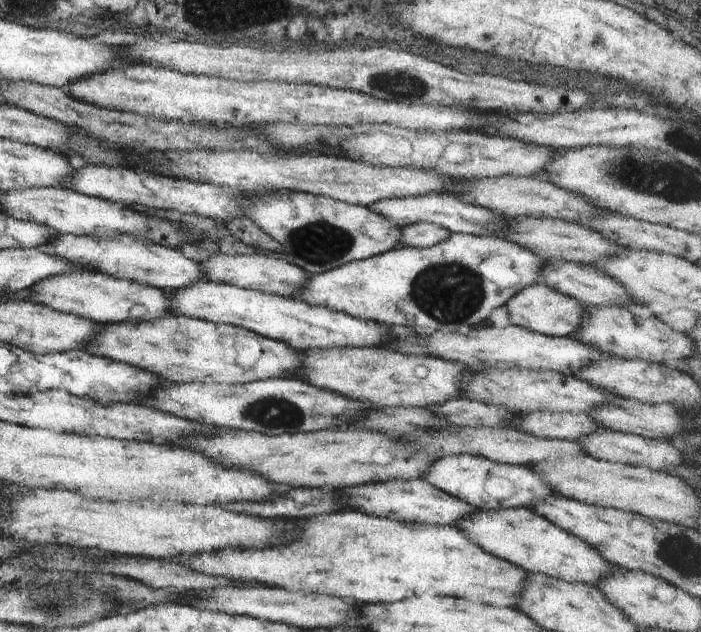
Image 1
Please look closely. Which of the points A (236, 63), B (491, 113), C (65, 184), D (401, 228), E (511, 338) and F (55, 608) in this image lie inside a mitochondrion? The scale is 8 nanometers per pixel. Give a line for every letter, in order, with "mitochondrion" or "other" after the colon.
A: other
B: other
C: other
D: other
E: other
F: mitochondrion

